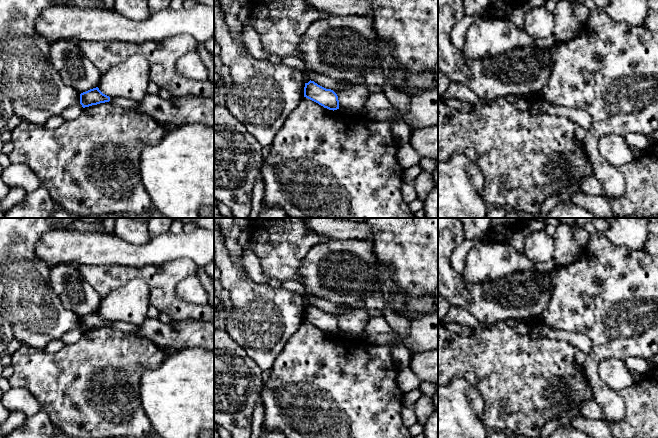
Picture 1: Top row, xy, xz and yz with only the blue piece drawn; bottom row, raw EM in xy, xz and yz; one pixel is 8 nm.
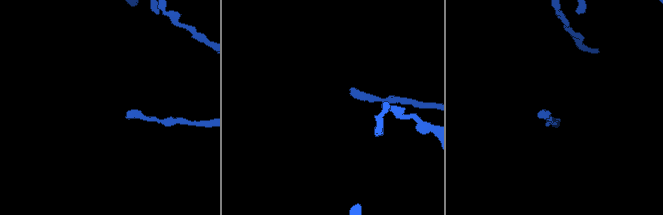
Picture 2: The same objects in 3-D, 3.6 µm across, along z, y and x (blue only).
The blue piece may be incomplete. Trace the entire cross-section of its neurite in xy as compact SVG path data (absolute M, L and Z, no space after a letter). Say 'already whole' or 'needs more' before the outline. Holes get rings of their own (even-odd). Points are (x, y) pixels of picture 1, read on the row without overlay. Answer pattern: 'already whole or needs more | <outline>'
already whole | M98 311L80 318L80 328L83 332L109 325L110 321L103 318Z

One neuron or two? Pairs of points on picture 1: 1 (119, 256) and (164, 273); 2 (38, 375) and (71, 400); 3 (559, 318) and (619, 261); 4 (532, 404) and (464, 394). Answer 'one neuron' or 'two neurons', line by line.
1: two neurons
2: one neuron
3: one neuron
4: two neurons

